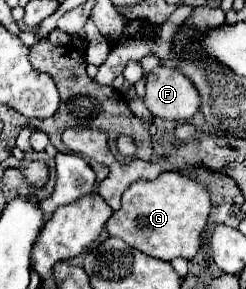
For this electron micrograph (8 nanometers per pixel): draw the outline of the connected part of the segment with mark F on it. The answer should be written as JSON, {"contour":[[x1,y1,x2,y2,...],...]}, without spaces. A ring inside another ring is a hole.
{"contour":[[156,67,146,77,144,105,154,117,162,119,190,119,200,109,200,95,196,87,176,69]]}

